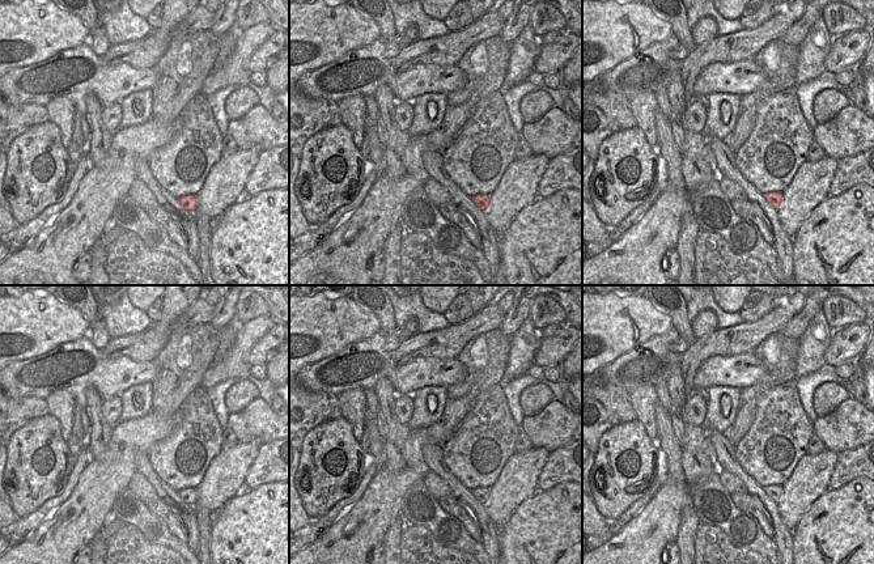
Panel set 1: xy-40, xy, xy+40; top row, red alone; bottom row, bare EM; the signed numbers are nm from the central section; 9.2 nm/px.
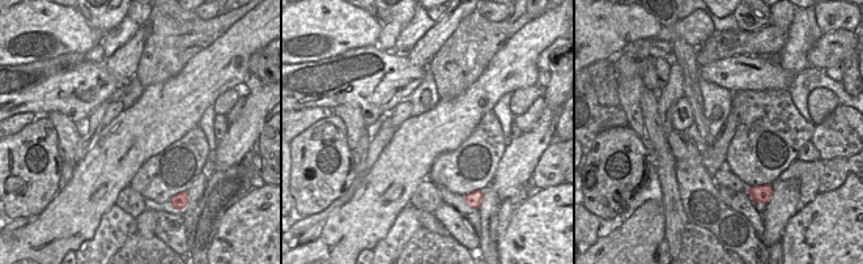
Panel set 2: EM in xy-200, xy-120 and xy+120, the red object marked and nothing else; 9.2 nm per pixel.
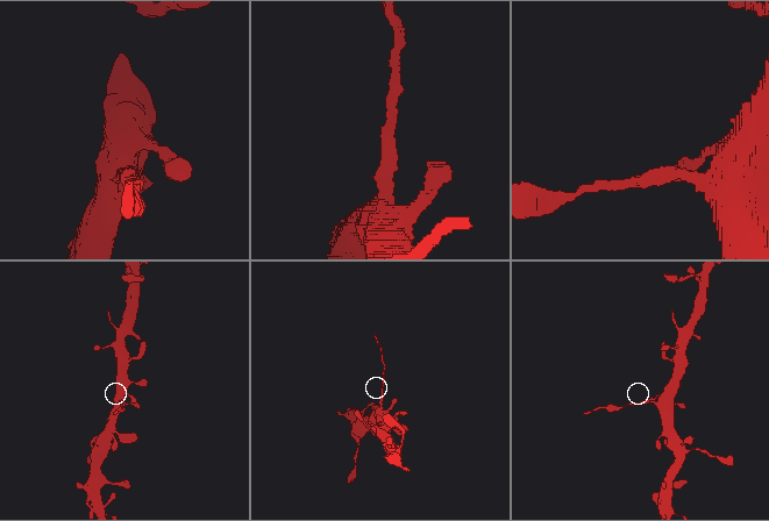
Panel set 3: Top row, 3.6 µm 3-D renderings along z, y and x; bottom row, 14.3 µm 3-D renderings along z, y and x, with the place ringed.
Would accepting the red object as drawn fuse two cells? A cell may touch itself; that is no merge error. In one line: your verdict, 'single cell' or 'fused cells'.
fused cells

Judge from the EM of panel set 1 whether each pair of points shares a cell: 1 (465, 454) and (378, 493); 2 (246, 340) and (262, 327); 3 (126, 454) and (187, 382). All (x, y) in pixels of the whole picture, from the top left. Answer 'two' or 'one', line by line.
1: two
2: one
3: two

